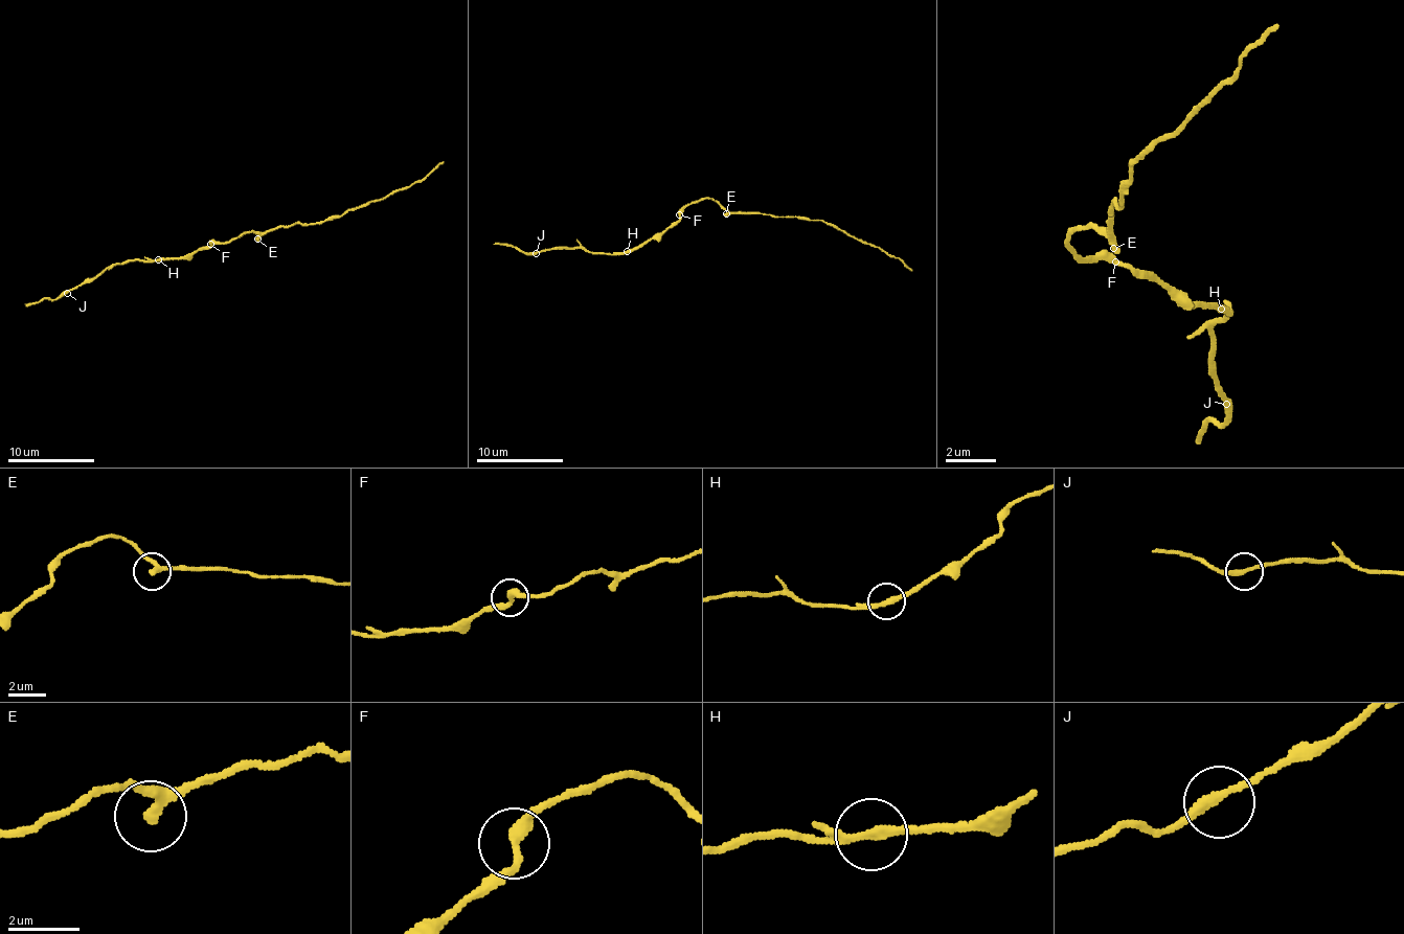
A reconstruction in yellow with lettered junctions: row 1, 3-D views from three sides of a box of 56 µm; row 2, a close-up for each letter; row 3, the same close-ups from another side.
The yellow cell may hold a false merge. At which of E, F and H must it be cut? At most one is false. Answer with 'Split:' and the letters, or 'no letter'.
Split: no letter

